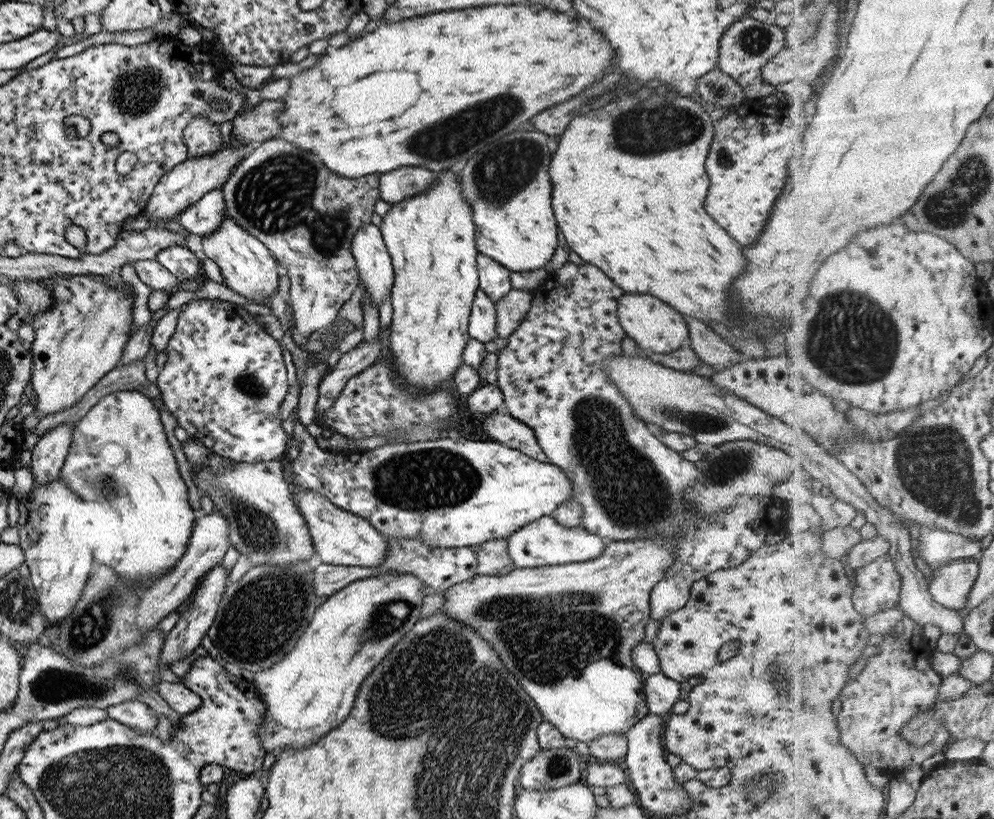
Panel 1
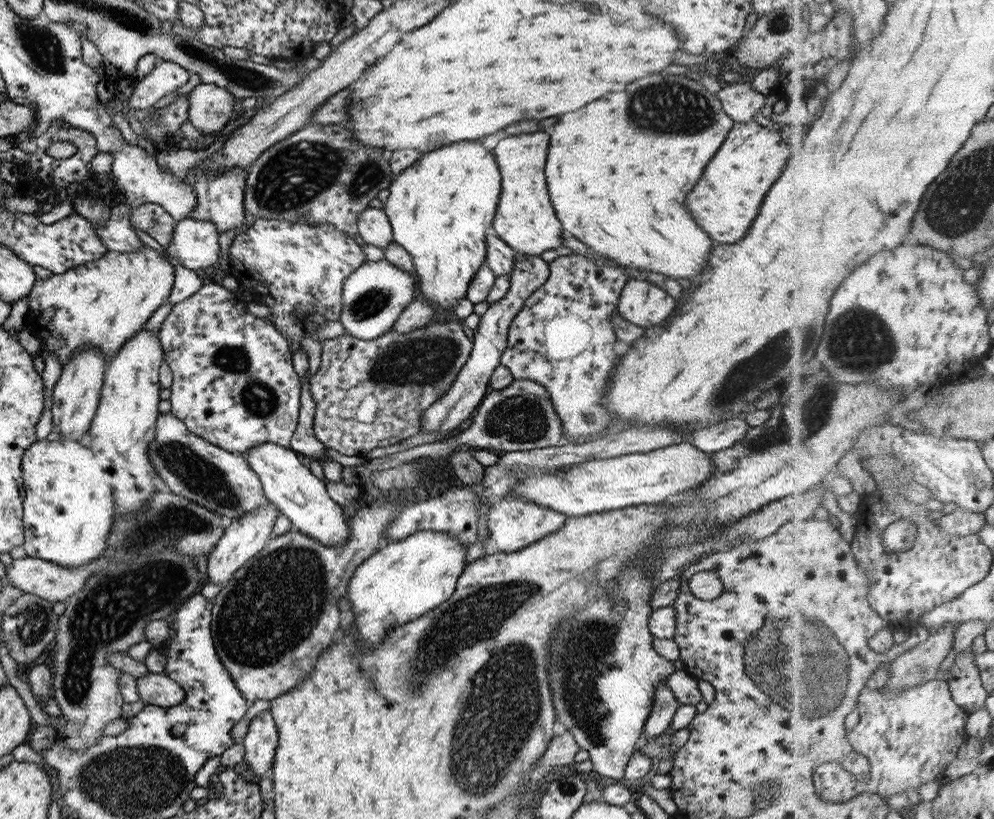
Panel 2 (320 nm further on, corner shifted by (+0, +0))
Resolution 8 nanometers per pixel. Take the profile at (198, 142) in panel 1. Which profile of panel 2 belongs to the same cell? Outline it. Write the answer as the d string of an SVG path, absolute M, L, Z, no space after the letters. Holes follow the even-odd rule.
M194 80L195 85L187 96L187 120L190 124L202 133L209 134L221 131L232 119L238 105L238 101L223 88L213 84L201 84Z

